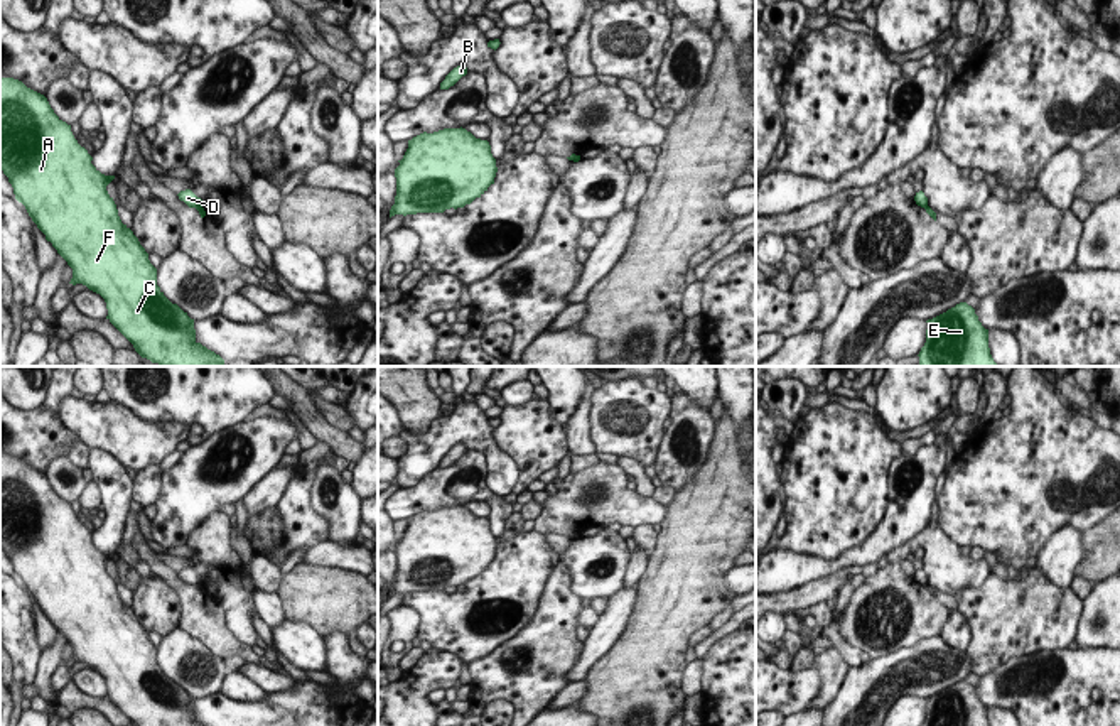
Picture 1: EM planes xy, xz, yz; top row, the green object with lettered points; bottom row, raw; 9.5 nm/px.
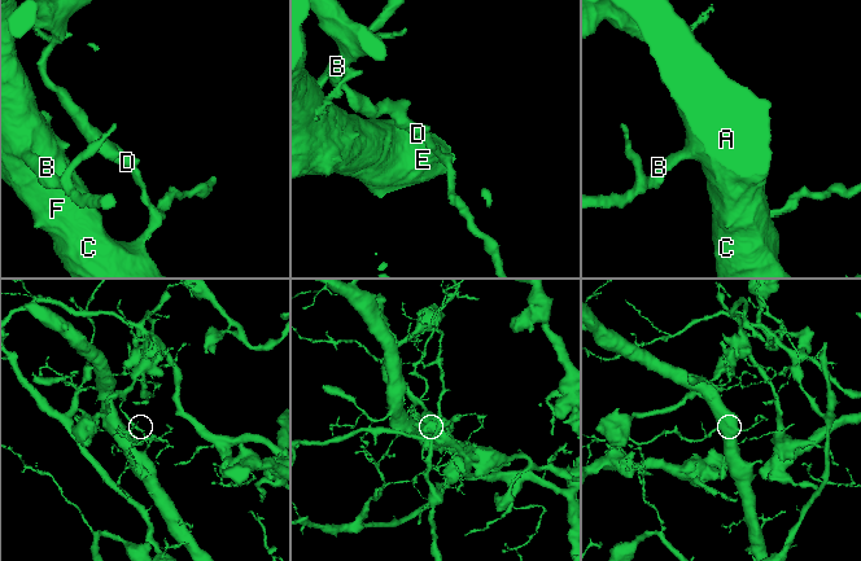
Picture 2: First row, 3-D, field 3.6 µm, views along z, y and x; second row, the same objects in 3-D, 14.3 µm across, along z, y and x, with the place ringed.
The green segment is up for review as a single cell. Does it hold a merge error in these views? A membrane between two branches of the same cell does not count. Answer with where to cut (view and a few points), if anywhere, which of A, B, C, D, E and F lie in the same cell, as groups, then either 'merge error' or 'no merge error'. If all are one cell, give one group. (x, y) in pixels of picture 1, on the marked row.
cut in xy along (201, 203), (194, 206); A B C E F / D; merge error

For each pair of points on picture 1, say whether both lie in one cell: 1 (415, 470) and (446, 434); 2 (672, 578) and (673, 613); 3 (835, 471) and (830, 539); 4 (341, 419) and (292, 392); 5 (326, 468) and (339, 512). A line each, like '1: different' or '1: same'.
1: same
2: same
3: same
4: different
5: same

